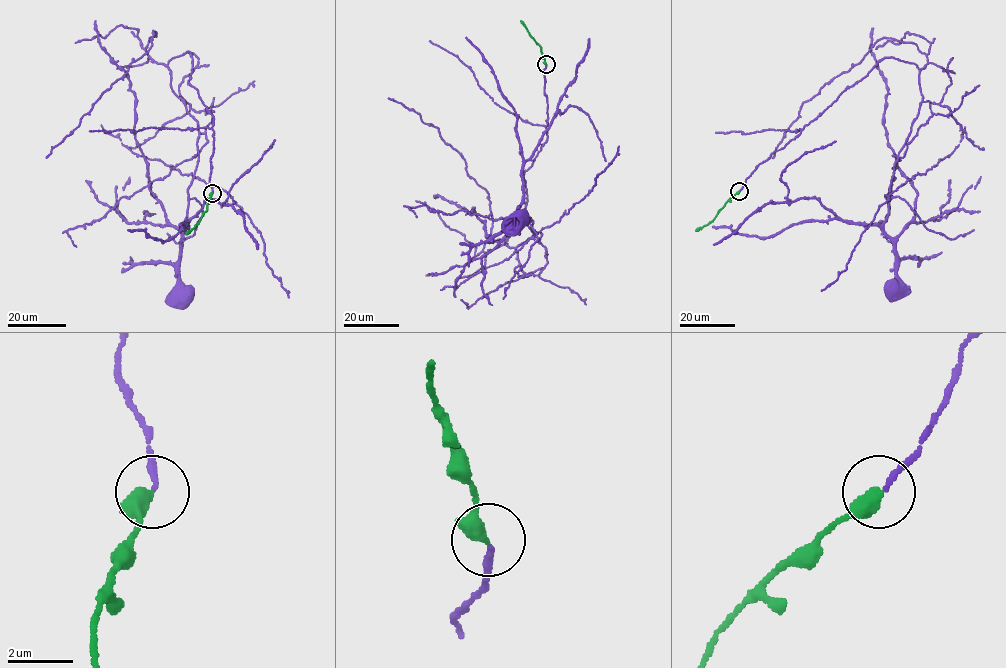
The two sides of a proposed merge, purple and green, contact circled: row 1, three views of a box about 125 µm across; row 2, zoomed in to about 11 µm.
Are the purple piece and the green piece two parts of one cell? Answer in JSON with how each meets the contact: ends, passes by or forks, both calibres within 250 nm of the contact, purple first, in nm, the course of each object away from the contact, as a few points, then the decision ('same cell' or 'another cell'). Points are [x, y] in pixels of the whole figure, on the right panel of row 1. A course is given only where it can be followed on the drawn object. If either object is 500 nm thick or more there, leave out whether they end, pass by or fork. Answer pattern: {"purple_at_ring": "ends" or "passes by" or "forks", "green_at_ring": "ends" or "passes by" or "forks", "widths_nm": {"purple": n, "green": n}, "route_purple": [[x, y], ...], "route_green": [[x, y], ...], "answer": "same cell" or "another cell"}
{"purple_at_ring": "ends", "green_at_ring": "passes by", "widths_nm": {"purple": 170, "green": 320}, "route_purple": [[739, 191], [891, 57], [919, 69], [923, 100], [883, 230], [912, 221], [873, 28]], "route_green": [[739, 192], [708, 224], [695, 230]], "answer": "same cell"}

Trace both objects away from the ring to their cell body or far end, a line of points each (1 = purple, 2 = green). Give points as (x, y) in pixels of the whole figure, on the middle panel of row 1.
1: (546, 64), (547, 141), (503, 244), (531, 237), (518, 208), (516, 228), (489, 242), (473, 209), (435, 198)
2: (546, 64), (541, 47), (520, 20)

